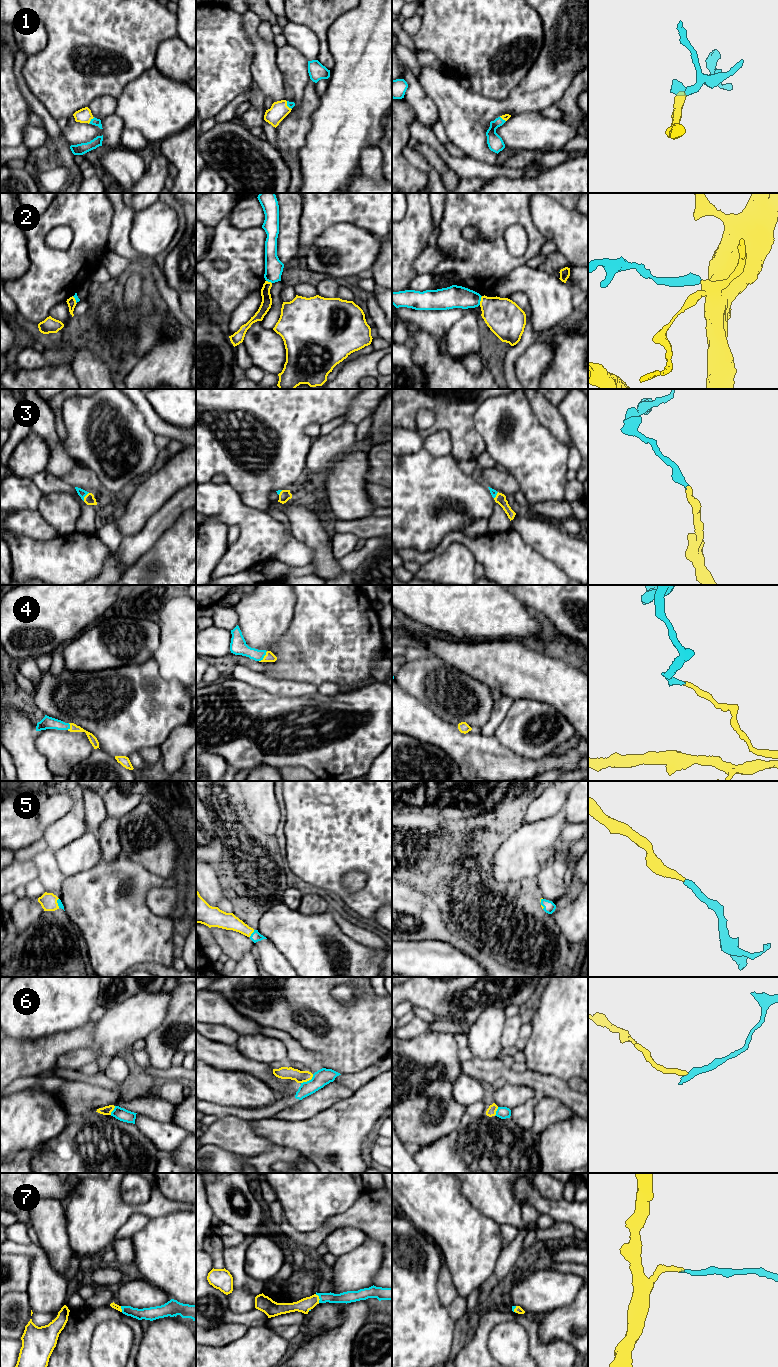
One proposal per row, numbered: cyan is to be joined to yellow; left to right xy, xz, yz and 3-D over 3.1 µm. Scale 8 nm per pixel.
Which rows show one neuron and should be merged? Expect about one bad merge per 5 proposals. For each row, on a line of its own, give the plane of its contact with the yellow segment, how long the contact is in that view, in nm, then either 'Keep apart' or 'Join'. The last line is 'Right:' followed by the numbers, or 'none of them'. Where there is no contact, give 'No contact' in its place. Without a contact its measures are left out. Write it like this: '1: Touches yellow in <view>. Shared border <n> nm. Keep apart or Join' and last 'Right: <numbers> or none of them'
1: Touches yellow in xy. Shared border 80 nm. Join
2: Touches yellow in yz. Shared border 80 nm. Keep apart
3: Touches yellow in xy. Shared border 80 nm. Join
4: Touches yellow in xz. Shared border 110 nm. Join
5: Touches yellow in xz. Shared border 70 nm. Join
6: Touches yellow in xz. Shared border 130 nm. Join
7: Touches yellow in xz. Shared border 80 nm. Join
Right: 1, 3, 4, 5, 6, 7

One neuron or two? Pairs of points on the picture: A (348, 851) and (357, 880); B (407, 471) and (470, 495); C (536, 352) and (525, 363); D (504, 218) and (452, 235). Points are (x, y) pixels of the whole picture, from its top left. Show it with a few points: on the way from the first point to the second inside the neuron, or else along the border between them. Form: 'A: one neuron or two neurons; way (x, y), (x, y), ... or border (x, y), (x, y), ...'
A: two neurons; border (366, 875), (362, 872), (348, 872), (343, 885)
B: one neuron; way (423, 487), (431, 495), (454, 495)
C: one neuron; way (533, 355), (528, 360)
D: one neuron; way (490, 218), (466, 218), (463, 221)

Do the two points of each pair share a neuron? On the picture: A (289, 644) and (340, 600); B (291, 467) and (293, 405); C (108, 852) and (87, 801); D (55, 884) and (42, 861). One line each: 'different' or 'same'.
A: same
B: same
C: same
D: same

